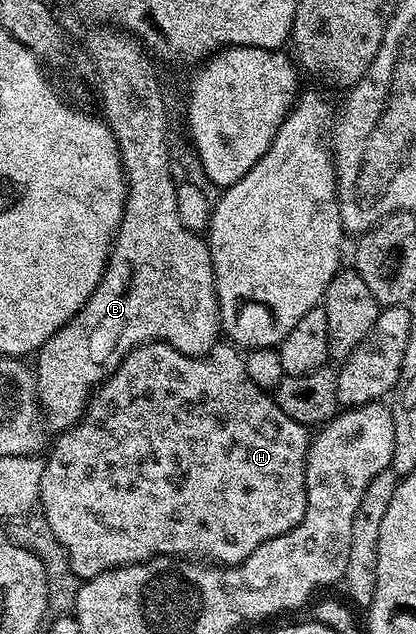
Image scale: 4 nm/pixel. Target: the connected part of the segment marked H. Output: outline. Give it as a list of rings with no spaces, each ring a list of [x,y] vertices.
[[[146,342],[142,346],[138,346],[122,363],[118,365],[114,371],[106,377],[106,381],[97,387],[91,393],[84,409],[81,411],[78,423],[71,430],[66,430],[54,442],[54,447],[50,450],[46,462],[42,466],[42,475],[40,476],[40,492],[38,493],[38,506],[40,512],[48,520],[48,528],[52,528],[52,532],[56,535],[56,540],[60,540],[60,544],[64,544],[64,548],[68,552],[68,560],[72,564],[72,572],[76,572],[79,580],[95,578],[109,570],[115,570],[117,566],[131,566],[133,562],[146,562],[150,558],[160,558],[163,556],[193,556],[198,560],[205,560],[210,564],[219,566],[241,566],[244,560],[248,560],[248,556],[252,556],[252,552],[256,552],[256,548],[260,548],[260,544],[264,544],[269,538],[275,538],[281,534],[286,534],[292,528],[296,528],[296,524],[300,524],[300,520],[306,514],[306,453],[310,447],[311,431],[305,426],[301,426],[296,420],[292,420],[292,416],[284,416],[284,412],[280,412],[280,408],[274,403],[273,397],[267,391],[261,390],[256,384],[252,384],[251,378],[248,376],[248,368],[246,367],[245,357],[240,353],[239,347],[233,344],[216,344],[210,353],[200,357],[193,358],[184,352],[180,352],[176,348],[172,348],[166,342]]]

